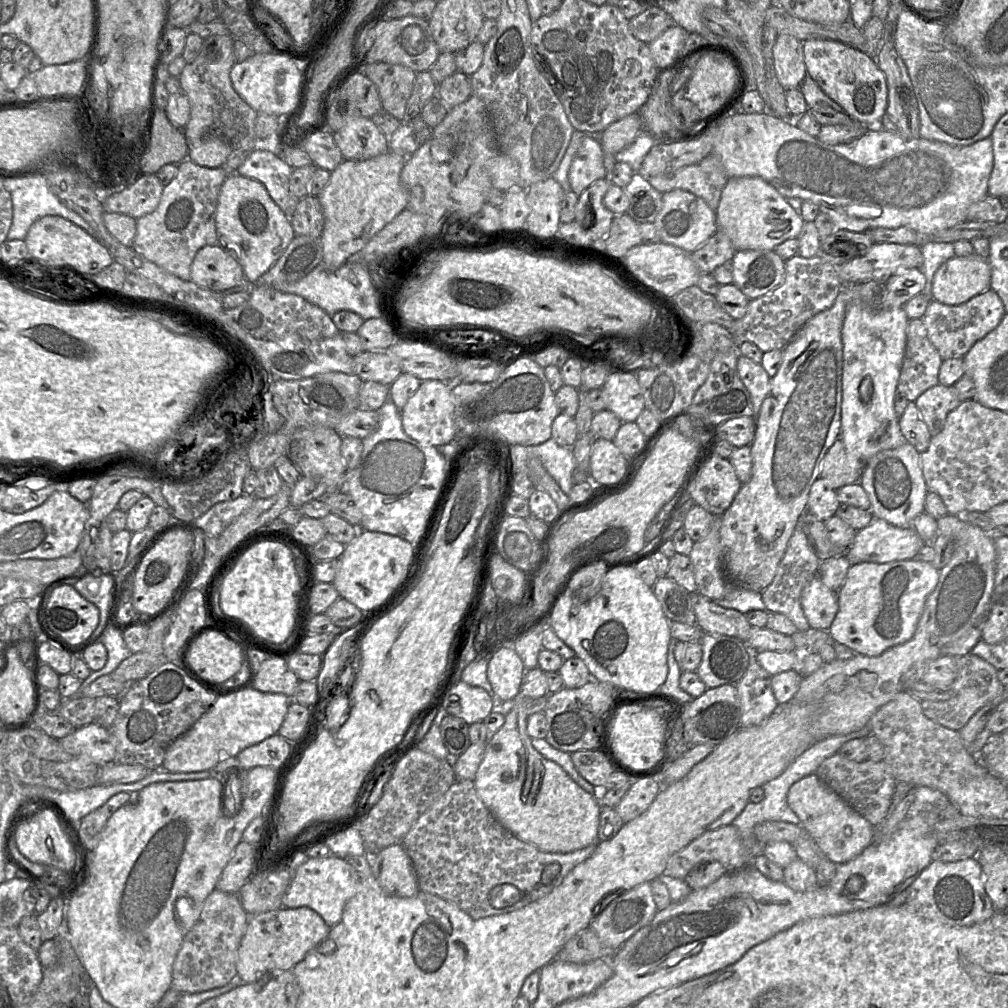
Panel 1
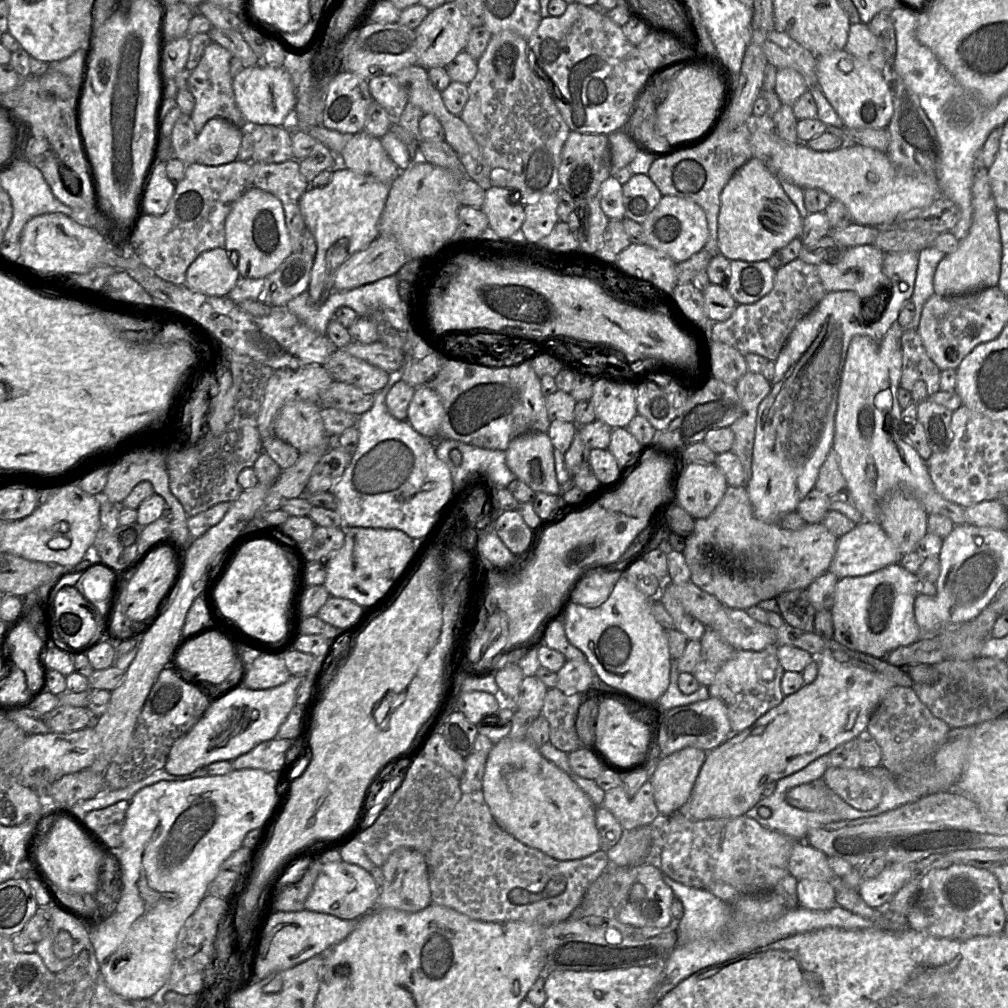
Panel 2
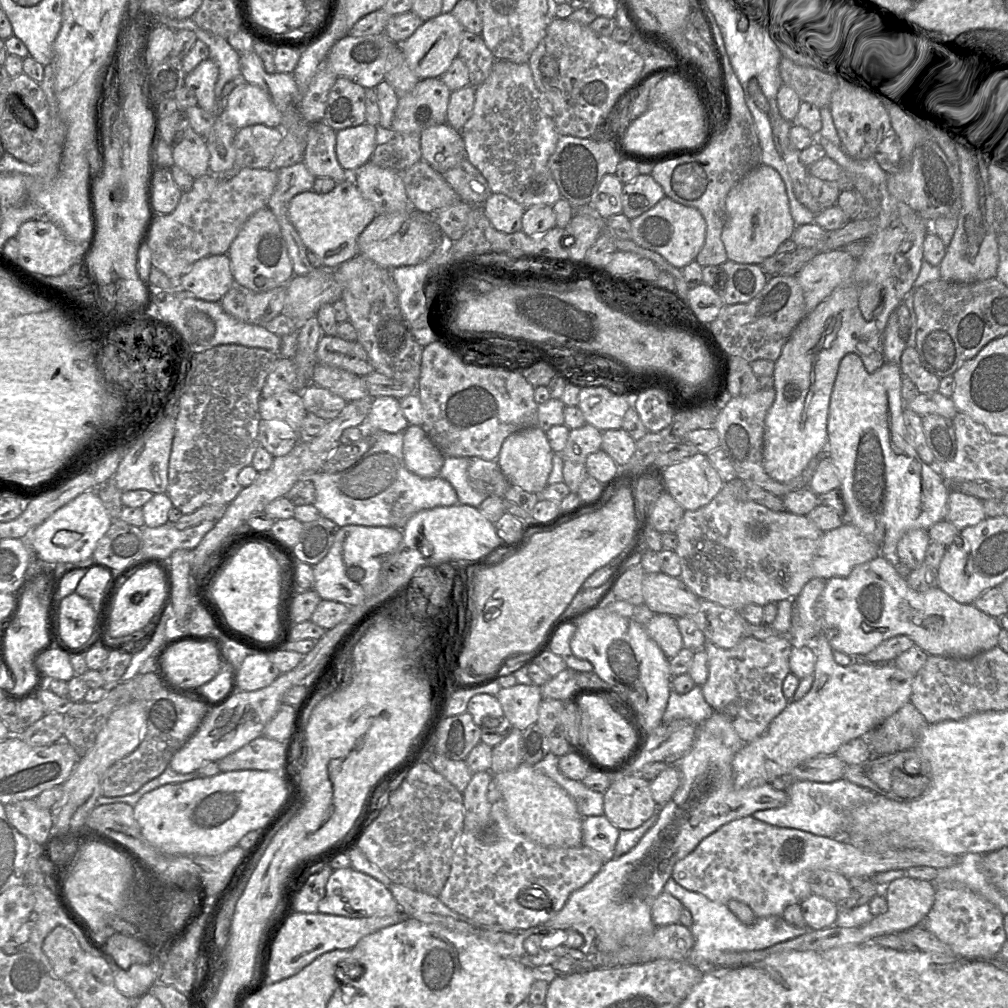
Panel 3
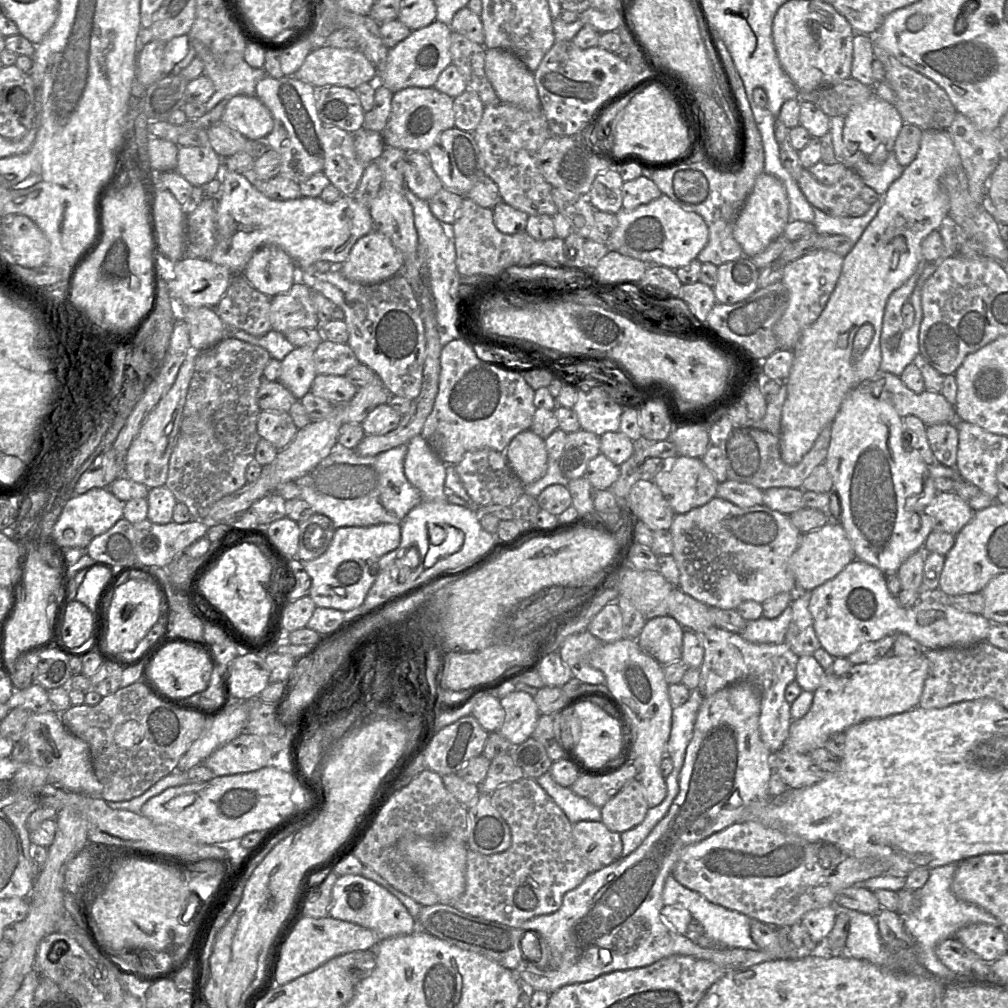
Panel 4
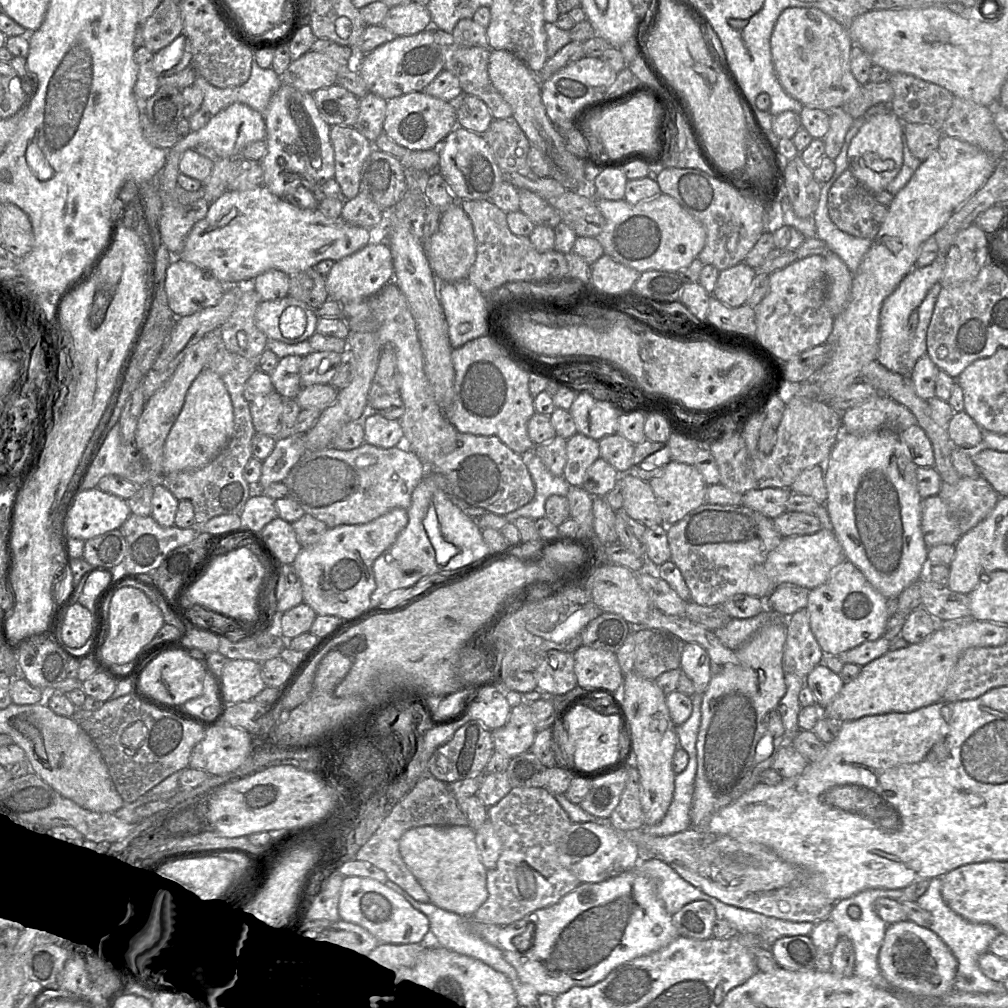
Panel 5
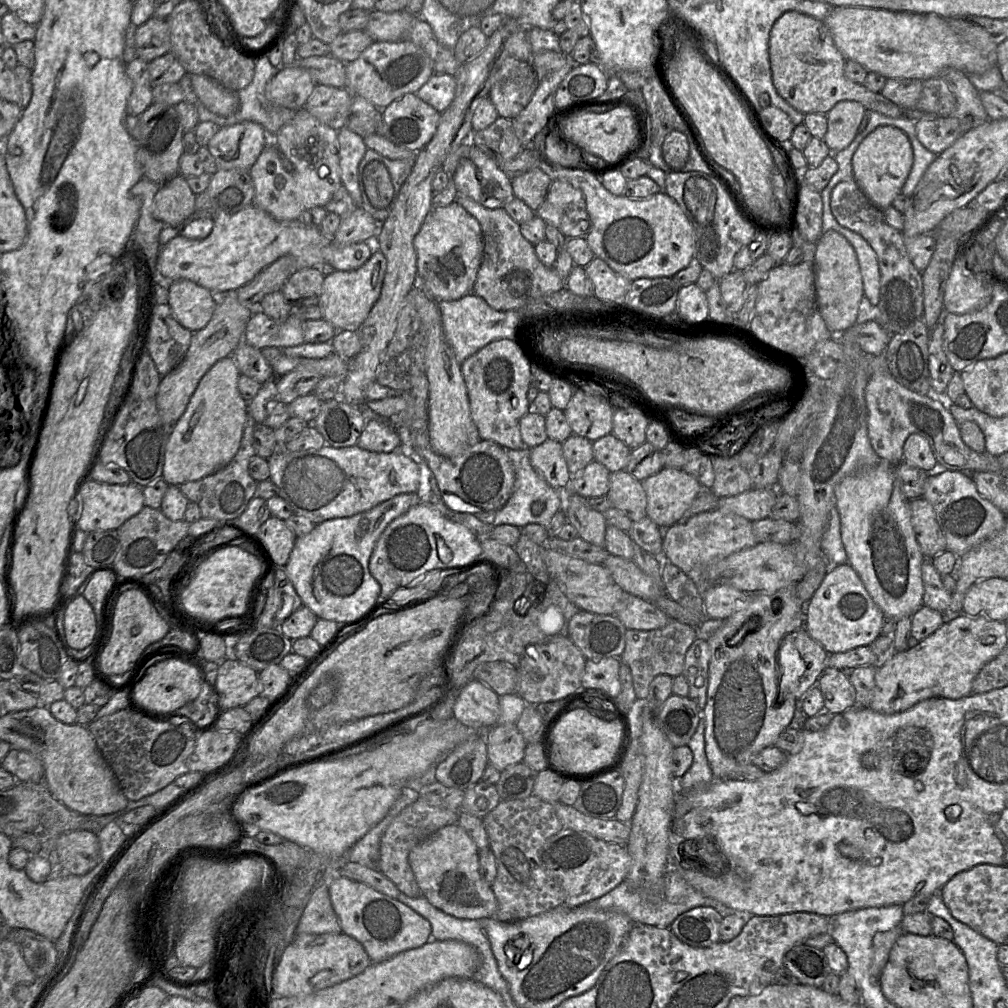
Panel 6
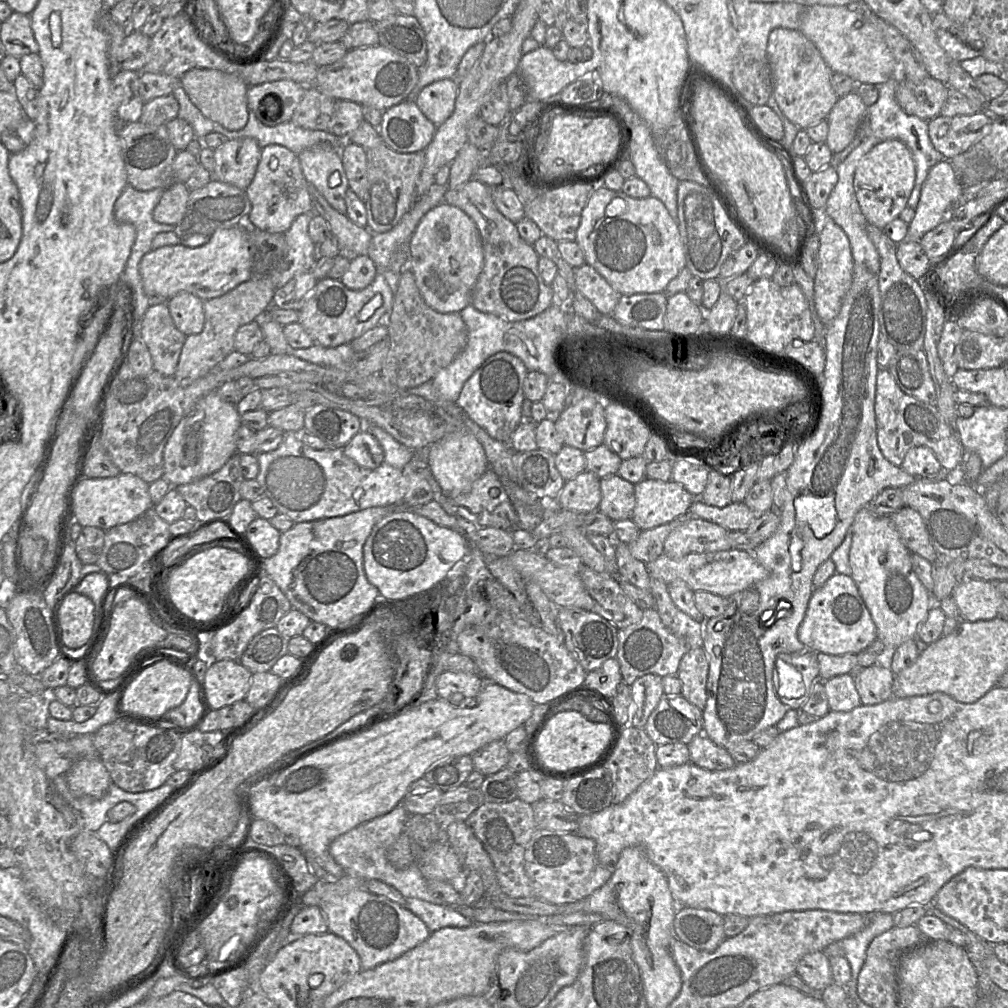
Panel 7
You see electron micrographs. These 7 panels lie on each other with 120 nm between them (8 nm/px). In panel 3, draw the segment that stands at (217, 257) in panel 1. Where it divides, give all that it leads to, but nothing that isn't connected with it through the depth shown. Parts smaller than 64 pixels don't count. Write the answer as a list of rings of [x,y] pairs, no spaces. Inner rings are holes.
[[[227,254],[211,255],[197,260],[179,279],[179,287],[195,297],[220,302],[234,281]]]

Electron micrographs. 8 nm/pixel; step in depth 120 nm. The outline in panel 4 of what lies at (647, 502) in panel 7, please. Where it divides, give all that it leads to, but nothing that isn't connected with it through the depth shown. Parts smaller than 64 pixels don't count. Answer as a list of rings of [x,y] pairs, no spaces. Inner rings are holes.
[[[678,455],[669,463],[664,471],[657,472],[652,477],[676,515],[703,506],[716,497],[718,481],[701,458]]]

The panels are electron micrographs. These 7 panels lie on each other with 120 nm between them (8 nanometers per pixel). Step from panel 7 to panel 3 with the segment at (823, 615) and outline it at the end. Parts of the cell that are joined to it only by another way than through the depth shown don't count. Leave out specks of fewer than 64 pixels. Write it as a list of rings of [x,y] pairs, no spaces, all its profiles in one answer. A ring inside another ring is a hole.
[[[876,558],[853,568],[848,576],[834,577],[827,581],[822,594],[825,606],[823,634],[833,651],[849,656],[865,656],[883,641],[897,635],[905,635],[928,655],[953,658],[971,658],[998,646],[1001,626],[992,617],[972,604],[962,604],[952,599],[939,587],[926,592],[912,590],[894,567],[894,558]]]

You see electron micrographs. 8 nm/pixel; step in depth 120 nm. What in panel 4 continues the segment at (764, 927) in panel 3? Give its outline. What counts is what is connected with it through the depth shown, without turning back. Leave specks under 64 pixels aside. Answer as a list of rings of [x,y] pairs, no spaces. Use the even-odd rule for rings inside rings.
[[[673,875],[666,879],[662,897],[664,905],[682,904],[689,910],[692,917],[701,923],[704,929],[704,936],[717,944],[728,948],[761,950],[751,936],[750,922],[752,919],[749,916],[711,903],[701,894],[681,885]]]

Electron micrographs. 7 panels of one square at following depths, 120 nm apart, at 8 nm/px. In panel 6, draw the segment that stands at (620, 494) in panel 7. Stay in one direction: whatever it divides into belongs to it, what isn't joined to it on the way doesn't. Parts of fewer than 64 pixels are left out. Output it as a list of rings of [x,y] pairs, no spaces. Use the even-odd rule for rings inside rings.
[[[625,470],[610,474],[609,491],[607,493],[607,497],[613,508],[620,510],[633,522],[640,521],[647,517],[647,497],[643,485]]]

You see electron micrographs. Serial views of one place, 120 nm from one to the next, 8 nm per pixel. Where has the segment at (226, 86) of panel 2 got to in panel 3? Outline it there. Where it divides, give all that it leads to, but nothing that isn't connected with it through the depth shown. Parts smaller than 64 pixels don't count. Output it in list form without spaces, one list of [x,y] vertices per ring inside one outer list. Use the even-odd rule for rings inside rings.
[[[208,58],[187,73],[185,78],[185,86],[195,93],[198,106],[211,114],[219,114],[219,100],[215,96],[218,76],[218,66]]]

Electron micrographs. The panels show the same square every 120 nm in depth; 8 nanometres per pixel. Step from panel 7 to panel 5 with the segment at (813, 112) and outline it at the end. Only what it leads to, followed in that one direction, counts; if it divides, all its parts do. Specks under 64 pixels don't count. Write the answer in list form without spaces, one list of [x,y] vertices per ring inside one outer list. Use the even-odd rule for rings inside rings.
[[[789,7],[783,10],[773,28],[770,46],[774,69],[782,88],[803,107],[830,112],[855,97],[861,89],[862,84],[855,80],[850,68],[850,52],[854,43],[847,27],[817,8]]]

